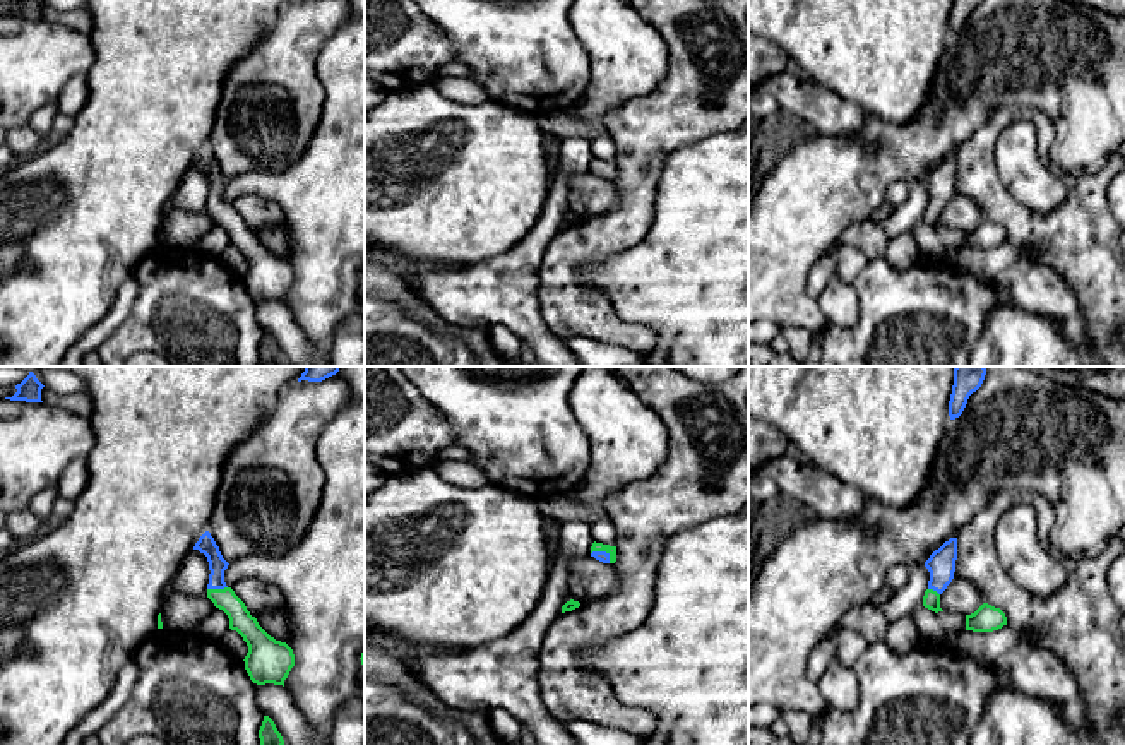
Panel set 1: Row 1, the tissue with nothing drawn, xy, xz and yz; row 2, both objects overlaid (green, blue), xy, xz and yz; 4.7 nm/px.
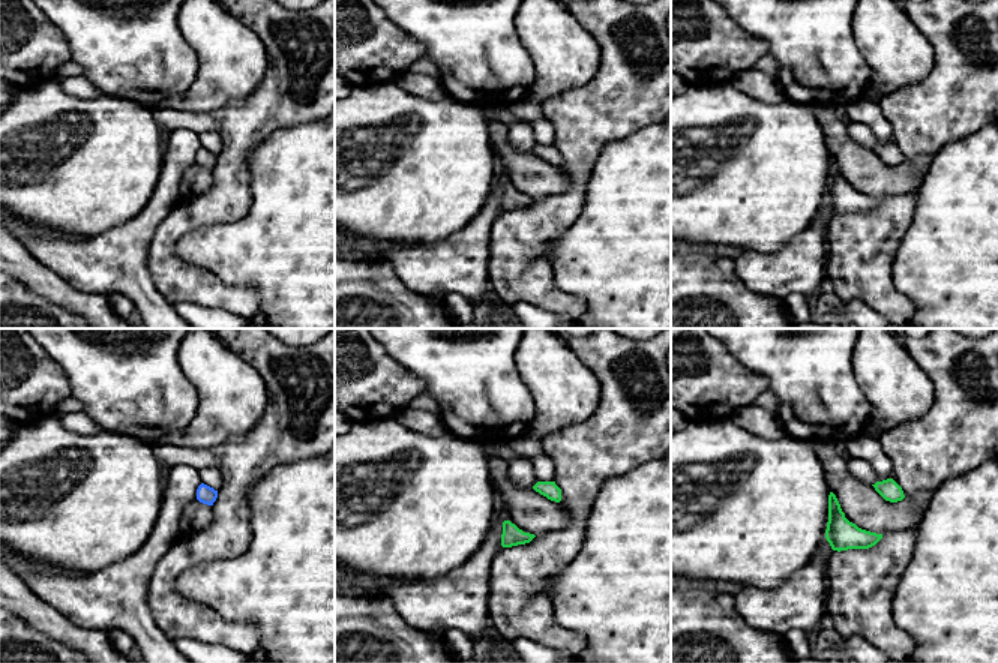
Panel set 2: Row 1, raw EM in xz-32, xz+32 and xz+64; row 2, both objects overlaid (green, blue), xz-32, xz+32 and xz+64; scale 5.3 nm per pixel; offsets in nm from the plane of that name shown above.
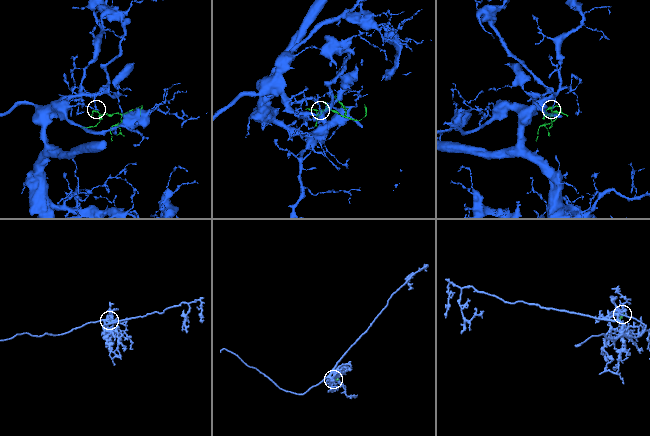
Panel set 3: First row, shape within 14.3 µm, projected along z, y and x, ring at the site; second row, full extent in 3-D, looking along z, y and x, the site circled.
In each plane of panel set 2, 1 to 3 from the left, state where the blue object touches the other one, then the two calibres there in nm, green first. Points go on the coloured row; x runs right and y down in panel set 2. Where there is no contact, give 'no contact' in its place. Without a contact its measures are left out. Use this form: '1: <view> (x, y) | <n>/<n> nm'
1: no contact
2: no contact
3: no contact

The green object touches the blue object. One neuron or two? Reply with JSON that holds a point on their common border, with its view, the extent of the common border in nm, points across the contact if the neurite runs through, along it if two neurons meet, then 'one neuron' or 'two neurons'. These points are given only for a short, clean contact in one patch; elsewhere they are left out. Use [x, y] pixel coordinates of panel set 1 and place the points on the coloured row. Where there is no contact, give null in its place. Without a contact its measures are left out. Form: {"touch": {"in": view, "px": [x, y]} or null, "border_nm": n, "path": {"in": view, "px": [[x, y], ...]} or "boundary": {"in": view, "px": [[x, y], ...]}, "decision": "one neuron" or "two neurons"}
{"touch": {"in": "xy", "px": [216, 590]}, "border_nm": 100, "path": {"in": "xy", "px": [[240, 619], [237, 610], [216, 590], [216, 560], [206, 543]]}, "decision": "one neuron"}

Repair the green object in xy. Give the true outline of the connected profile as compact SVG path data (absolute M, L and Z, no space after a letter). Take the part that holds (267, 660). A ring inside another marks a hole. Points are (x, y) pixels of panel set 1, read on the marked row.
M205 531L193 550L199 550L209 562L207 598L216 608L223 610L229 618L229 629L236 630L248 646L245 656L245 670L257 685L283 685L295 666L293 649L281 641L271 637L250 615L245 603L224 582L228 562L223 558L219 546L209 531Z

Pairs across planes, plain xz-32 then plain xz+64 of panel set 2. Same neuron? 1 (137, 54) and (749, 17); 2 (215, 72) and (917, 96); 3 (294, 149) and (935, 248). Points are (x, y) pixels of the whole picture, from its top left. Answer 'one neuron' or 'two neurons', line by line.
1: one neuron
2: two neurons
3: one neuron

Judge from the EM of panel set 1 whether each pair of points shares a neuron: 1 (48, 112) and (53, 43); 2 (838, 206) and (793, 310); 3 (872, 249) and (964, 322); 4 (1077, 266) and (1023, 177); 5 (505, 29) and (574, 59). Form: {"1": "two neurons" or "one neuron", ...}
{"1": "two neurons", "2": "one neuron", "3": "two neurons", "4": "two neurons", "5": "one neuron"}

